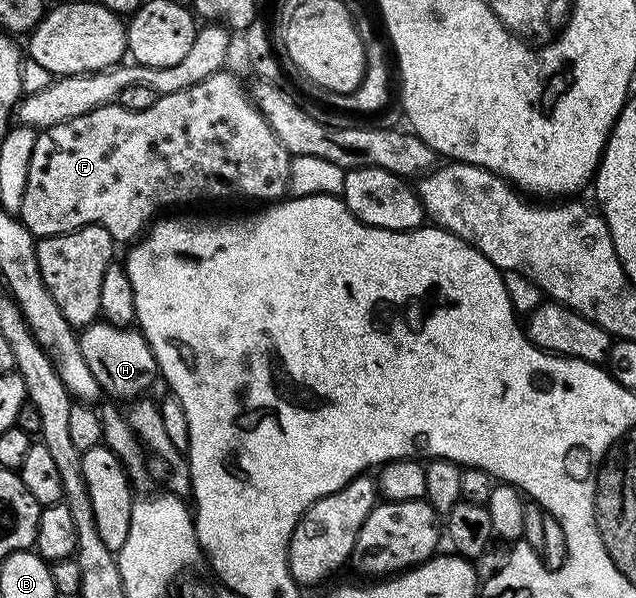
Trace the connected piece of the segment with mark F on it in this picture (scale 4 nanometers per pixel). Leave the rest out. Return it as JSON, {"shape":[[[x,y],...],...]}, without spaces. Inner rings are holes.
{"shape":[[[224,69],[205,77],[203,81],[197,81],[197,85],[189,85],[189,89],[158,96],[153,106],[144,111],[130,111],[118,105],[98,107],[81,117],[73,117],[71,121],[65,121],[61,125],[40,130],[35,136],[33,157],[29,157],[25,197],[21,197],[21,209],[17,215],[36,237],[64,235],[66,231],[76,231],[77,228],[87,227],[90,223],[99,223],[105,229],[109,229],[116,244],[131,245],[151,226],[156,216],[162,212],[159,211],[162,207],[171,207],[174,203],[195,203],[198,199],[231,199],[234,195],[240,195],[243,199],[282,200],[289,191],[289,169],[292,158],[285,145],[281,145],[277,133],[273,133],[269,121],[265,121],[265,117],[245,90],[245,83],[243,87],[242,81],[230,69]]]}

